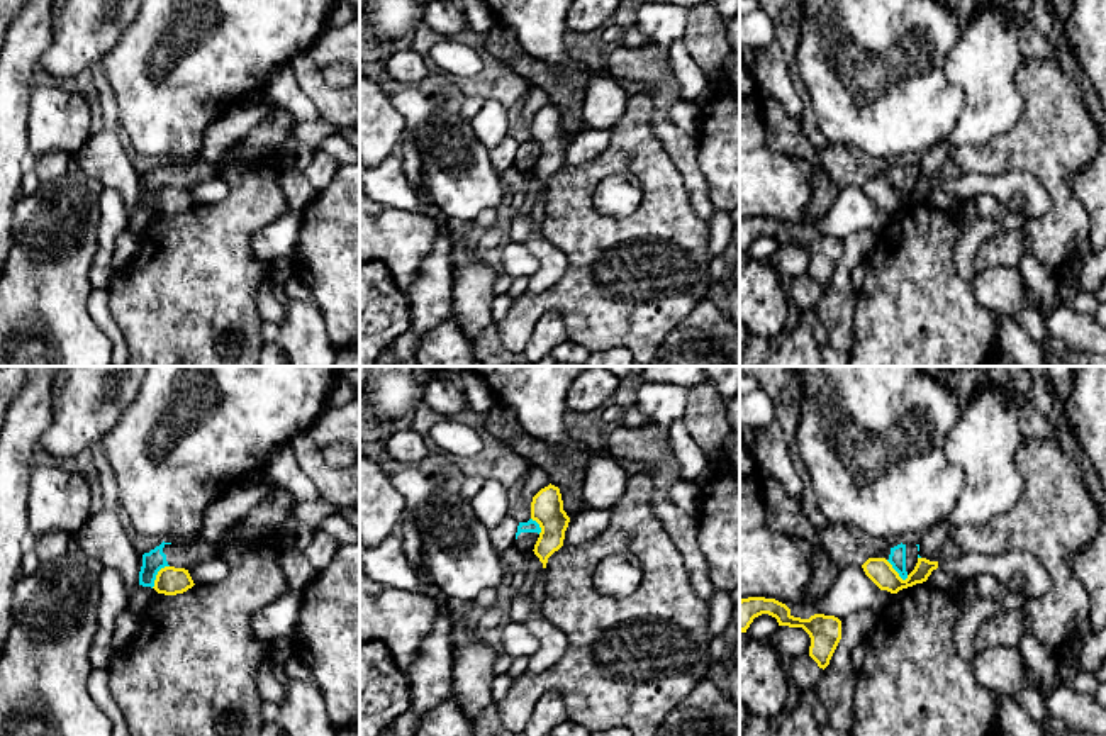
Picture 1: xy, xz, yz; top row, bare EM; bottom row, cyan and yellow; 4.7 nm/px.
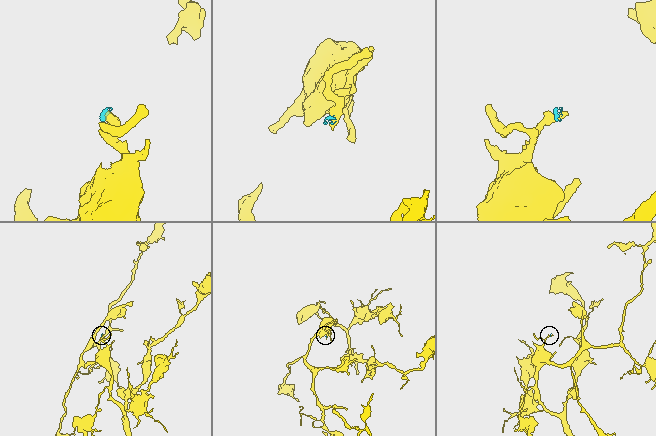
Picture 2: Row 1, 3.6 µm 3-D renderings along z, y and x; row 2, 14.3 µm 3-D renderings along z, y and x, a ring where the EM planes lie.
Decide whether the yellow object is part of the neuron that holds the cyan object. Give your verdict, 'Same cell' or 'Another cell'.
Another cell

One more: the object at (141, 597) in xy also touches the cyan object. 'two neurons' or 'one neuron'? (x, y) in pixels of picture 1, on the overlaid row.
two neurons

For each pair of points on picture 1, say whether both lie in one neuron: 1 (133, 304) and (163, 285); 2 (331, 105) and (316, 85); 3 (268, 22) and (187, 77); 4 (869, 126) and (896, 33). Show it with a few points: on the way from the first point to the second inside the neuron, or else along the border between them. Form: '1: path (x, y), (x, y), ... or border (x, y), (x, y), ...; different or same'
1: path (139, 301), (156, 292); same
2: path (328, 100), (318, 90); same
3: path (248, 22), (241, 22), (207, 56); same
4: path (874, 102), (874, 56); same

